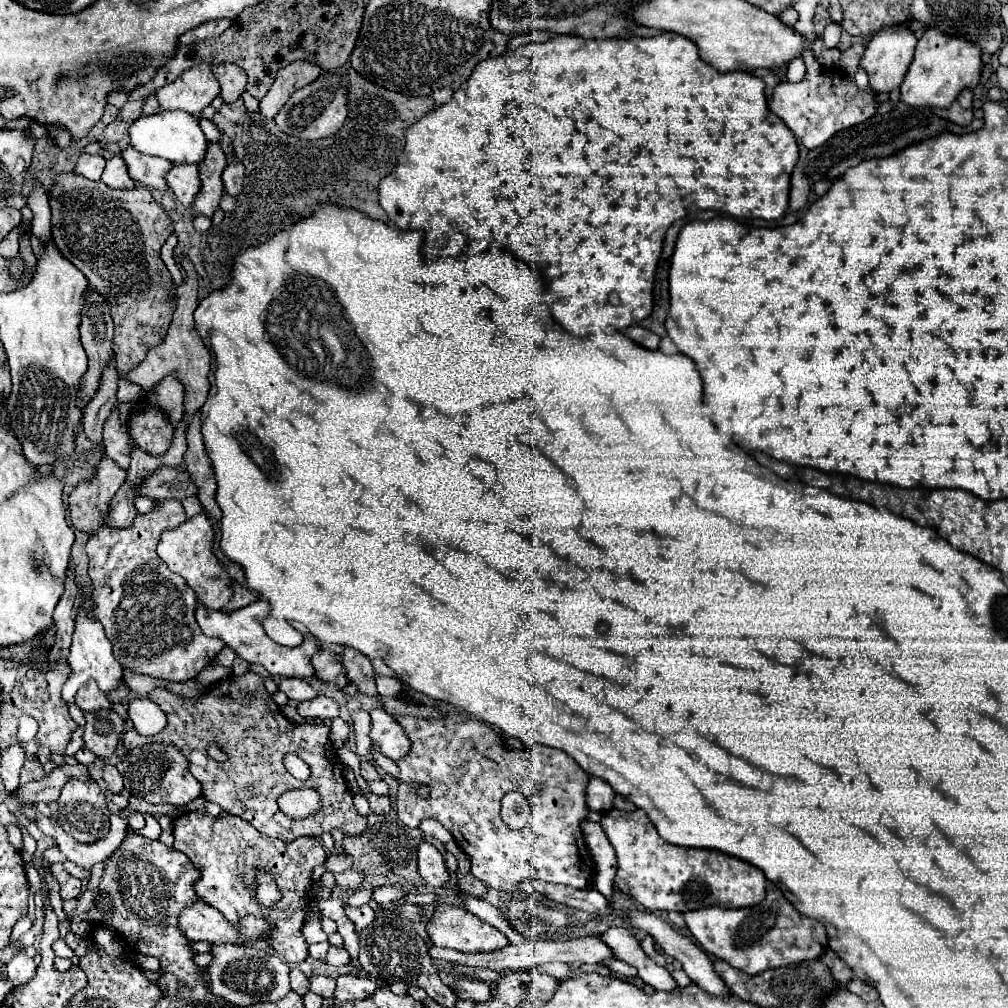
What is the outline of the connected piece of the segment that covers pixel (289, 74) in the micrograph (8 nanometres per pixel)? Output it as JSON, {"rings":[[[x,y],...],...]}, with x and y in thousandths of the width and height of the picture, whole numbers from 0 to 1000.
{"rings":[[[294,60],[276,69],[274,81],[270,83],[268,91],[258,99],[258,111],[264,117],[272,117],[276,109],[286,101],[292,89],[298,89],[306,81],[312,81],[319,73],[319,67],[306,60]]]}

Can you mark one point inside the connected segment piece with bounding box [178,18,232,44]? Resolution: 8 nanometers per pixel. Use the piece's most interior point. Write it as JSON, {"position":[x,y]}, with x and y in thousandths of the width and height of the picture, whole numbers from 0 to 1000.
{"position":[211,27]}

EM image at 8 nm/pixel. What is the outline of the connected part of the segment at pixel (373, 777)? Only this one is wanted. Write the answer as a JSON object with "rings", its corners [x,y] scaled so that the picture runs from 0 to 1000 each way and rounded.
{"rings":[[[363,754],[357,756],[357,768],[359,768],[359,772],[361,772],[363,776],[373,776],[373,774],[377,774],[377,768],[373,766],[371,758],[367,758],[367,756],[363,756]]]}

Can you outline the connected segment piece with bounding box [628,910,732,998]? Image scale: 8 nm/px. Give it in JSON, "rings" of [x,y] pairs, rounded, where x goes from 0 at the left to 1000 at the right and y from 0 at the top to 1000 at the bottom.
{"rings":[[[635,903],[627,905],[627,907],[623,909],[623,915],[625,915],[627,919],[639,923],[641,927],[645,927],[645,929],[657,938],[657,942],[659,942],[661,946],[665,946],[667,950],[671,950],[673,954],[677,954],[679,964],[681,964],[681,966],[685,968],[685,972],[687,972],[688,976],[692,976],[696,982],[700,982],[702,986],[712,988],[712,990],[724,990],[724,988],[726,988],[726,984],[724,984],[724,980],[720,978],[720,974],[716,974],[716,970],[708,964],[708,956],[706,956],[704,948],[702,948],[694,938],[690,938],[690,935],[688,935],[687,931],[675,927],[675,925],[669,923],[665,917],[661,917],[659,913],[655,913],[653,909],[641,907],[641,905],[635,905]]]}

